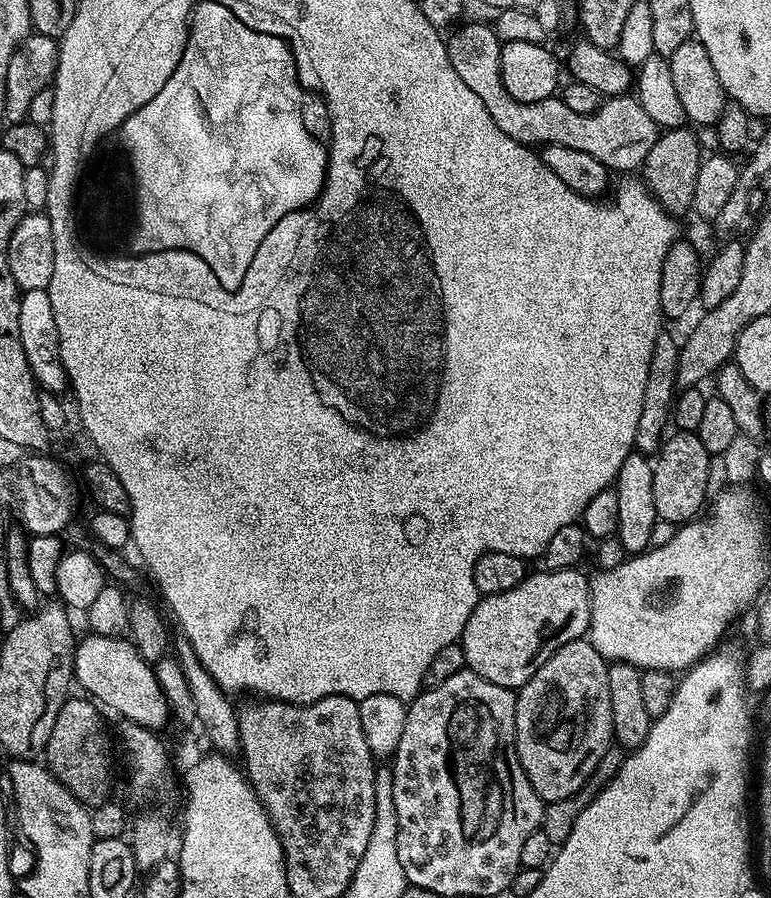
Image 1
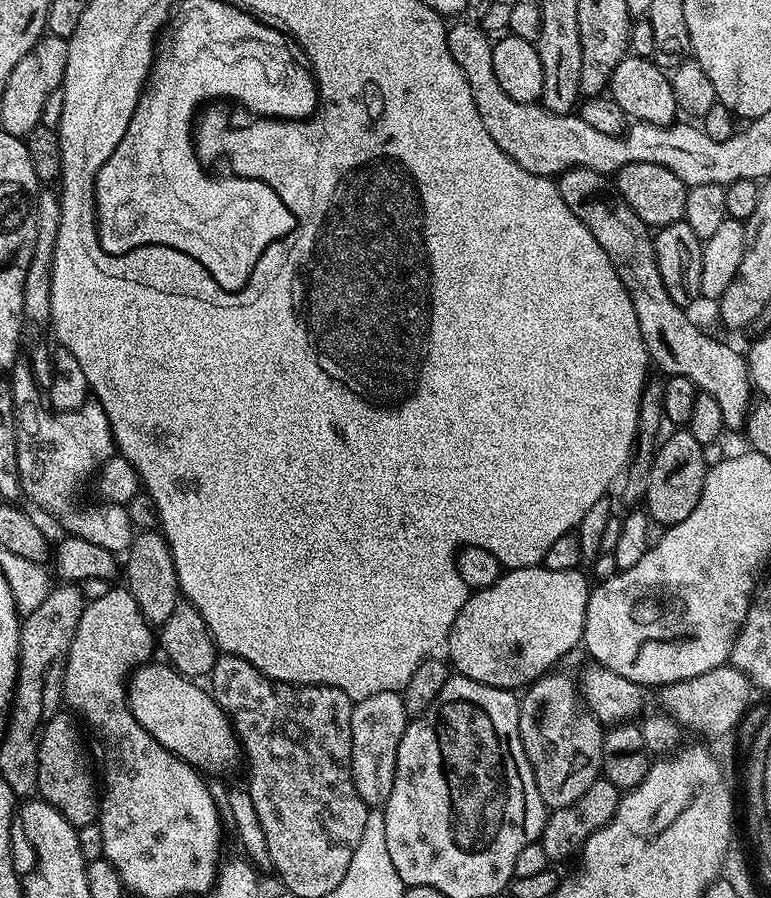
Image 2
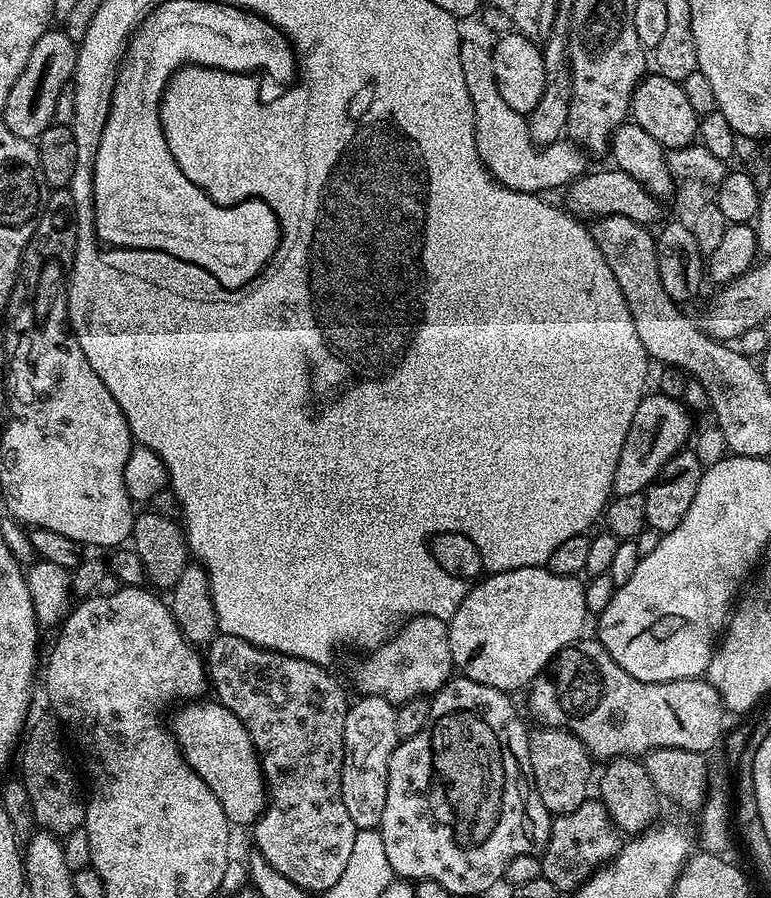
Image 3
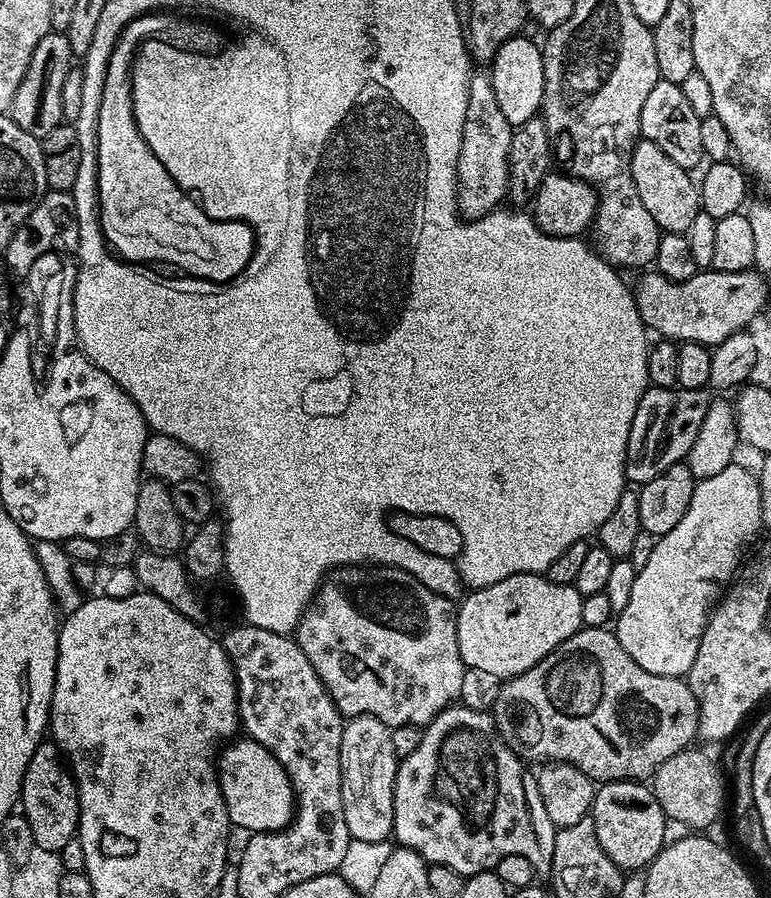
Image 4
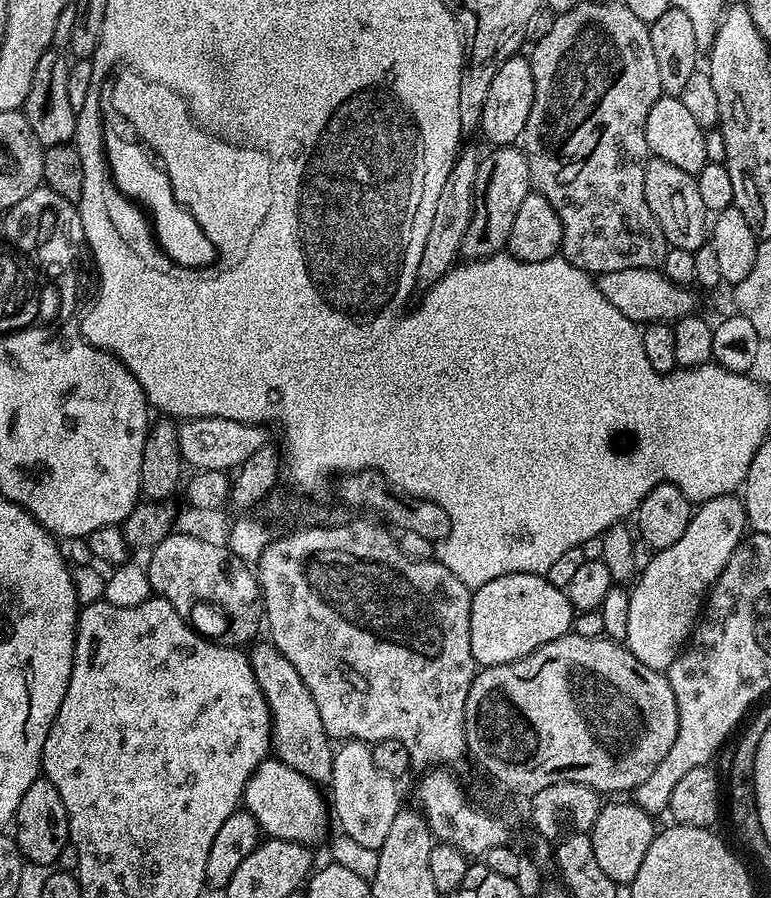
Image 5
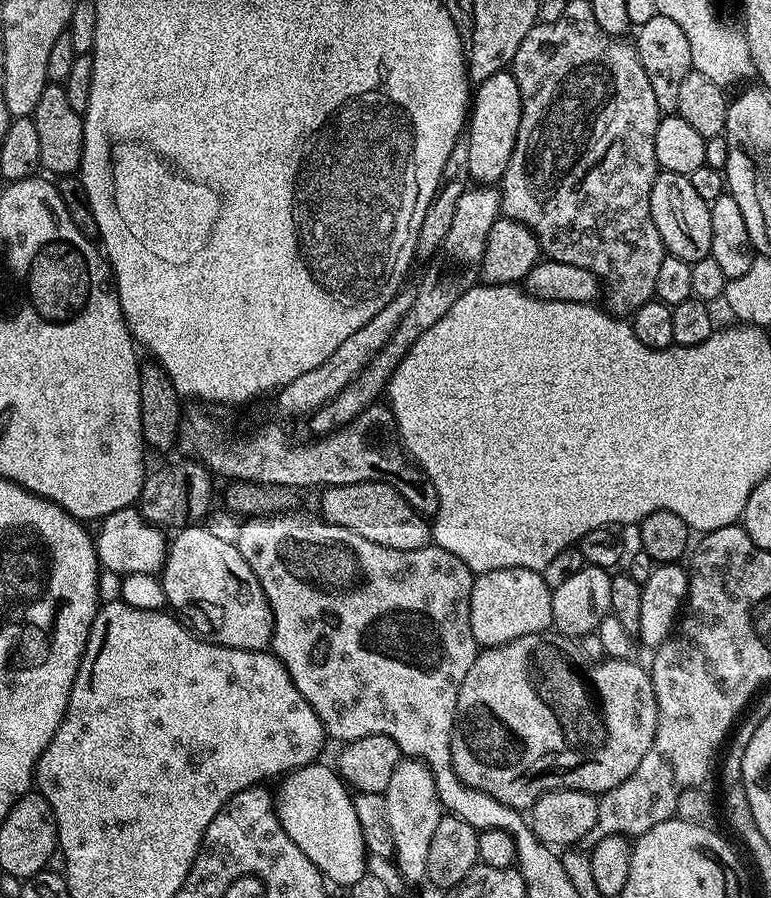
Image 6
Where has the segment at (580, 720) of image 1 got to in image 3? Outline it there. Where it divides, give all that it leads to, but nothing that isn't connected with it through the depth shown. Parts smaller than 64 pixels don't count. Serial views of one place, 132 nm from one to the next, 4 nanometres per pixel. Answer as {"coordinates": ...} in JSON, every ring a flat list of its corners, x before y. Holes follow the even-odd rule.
{"coordinates":[[547,726,537,727,537,732,533,731,528,738,530,770,532,771,534,786,537,788,538,796,546,806,546,810,553,817,566,814,570,810,578,810,582,802,589,799,588,783,593,783,594,772,592,776,593,757,590,755,586,745,574,733,566,728,549,728]]}

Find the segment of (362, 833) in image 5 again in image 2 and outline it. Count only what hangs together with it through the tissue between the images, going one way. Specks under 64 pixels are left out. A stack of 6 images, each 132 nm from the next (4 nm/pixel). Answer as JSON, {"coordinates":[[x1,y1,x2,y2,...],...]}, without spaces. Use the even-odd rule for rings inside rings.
{"coordinates":[[378,690,370,694,370,698,355,701,352,705,352,781,354,790,358,790,358,798,362,798,369,809,383,806,390,798,390,790,394,790,398,742,402,742,409,719,404,709,404,697,396,690]]}

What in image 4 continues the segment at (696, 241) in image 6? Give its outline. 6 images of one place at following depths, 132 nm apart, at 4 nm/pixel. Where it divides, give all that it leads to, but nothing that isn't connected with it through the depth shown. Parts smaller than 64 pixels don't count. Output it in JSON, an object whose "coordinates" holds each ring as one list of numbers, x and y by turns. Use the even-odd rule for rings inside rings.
{"coordinates":[[643,138,637,140,632,157,630,170,634,178,634,186,638,190,638,198,642,198,642,206,654,217,654,222,661,233,687,233,690,222,702,210,700,207,700,189,693,173,687,168,678,166,654,142],[693,176,693,180,692,180]]}

